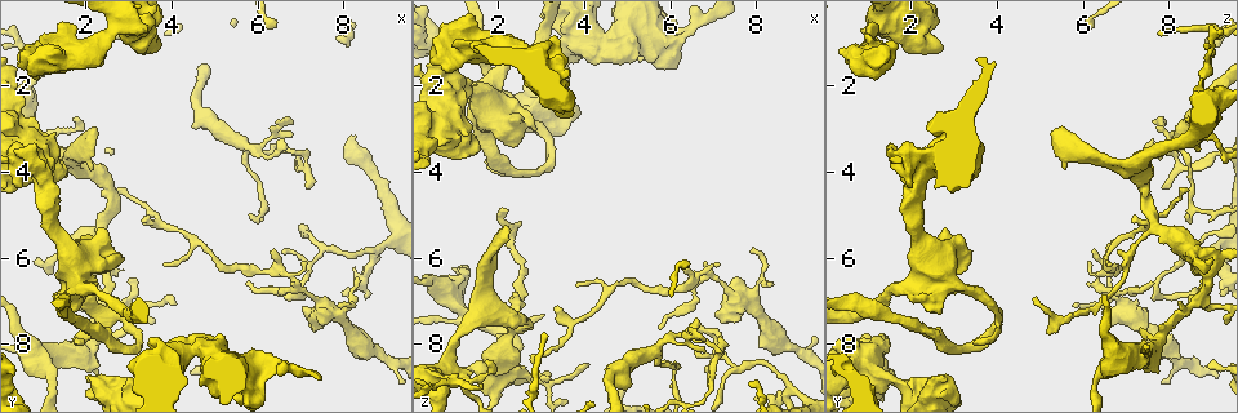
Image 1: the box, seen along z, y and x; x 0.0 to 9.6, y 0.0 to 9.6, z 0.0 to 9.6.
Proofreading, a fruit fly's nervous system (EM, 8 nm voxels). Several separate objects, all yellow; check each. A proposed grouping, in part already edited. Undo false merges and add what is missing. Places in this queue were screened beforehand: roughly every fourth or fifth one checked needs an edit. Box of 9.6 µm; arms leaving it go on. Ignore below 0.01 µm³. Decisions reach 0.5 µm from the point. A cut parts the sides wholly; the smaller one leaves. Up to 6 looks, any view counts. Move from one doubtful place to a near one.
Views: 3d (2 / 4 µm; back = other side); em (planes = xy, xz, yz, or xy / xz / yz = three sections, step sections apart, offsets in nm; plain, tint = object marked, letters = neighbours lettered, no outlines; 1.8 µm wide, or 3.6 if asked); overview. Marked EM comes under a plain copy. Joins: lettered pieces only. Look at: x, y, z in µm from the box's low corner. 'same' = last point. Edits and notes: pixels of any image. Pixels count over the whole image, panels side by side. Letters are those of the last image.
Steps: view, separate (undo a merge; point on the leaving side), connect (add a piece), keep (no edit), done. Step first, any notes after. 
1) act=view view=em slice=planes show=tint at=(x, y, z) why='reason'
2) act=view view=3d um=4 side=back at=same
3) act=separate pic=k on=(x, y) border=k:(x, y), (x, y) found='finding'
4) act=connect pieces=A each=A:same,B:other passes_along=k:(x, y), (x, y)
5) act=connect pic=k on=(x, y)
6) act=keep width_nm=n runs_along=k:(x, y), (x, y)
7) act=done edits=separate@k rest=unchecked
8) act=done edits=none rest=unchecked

act=view view=em slice=planes show=tint at=(8.30, 7.75, 7.60) why='a fork'

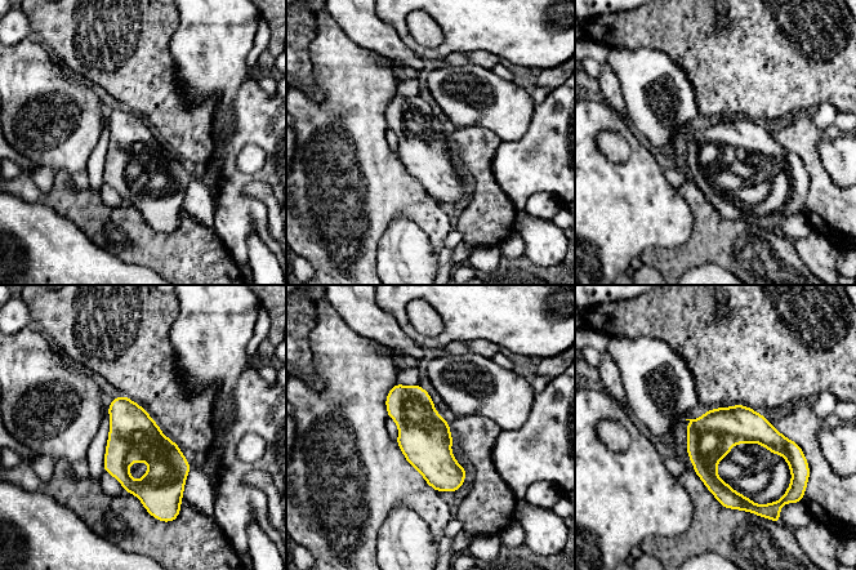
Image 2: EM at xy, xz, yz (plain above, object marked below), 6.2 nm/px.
act=view view=em slice=planes show=letters at=same why='see the neighbours'

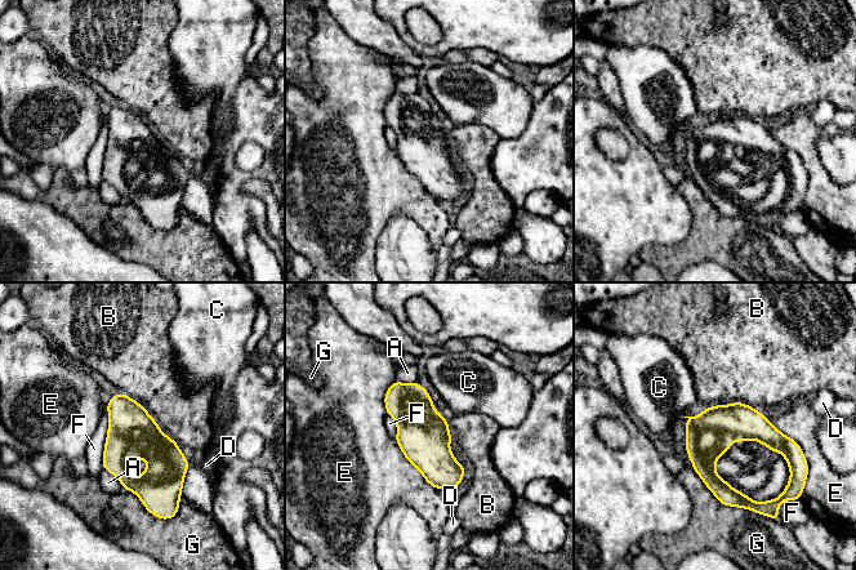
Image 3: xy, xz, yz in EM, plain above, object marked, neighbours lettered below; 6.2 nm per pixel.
act=keep width_nm=280 each=A:other,B:other,C:other,D:other,E:other,F:other,G:other found='one cell here'

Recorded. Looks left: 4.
act=view view=em slice=planes show=letters at=(6.95, 6.70, 6.35)

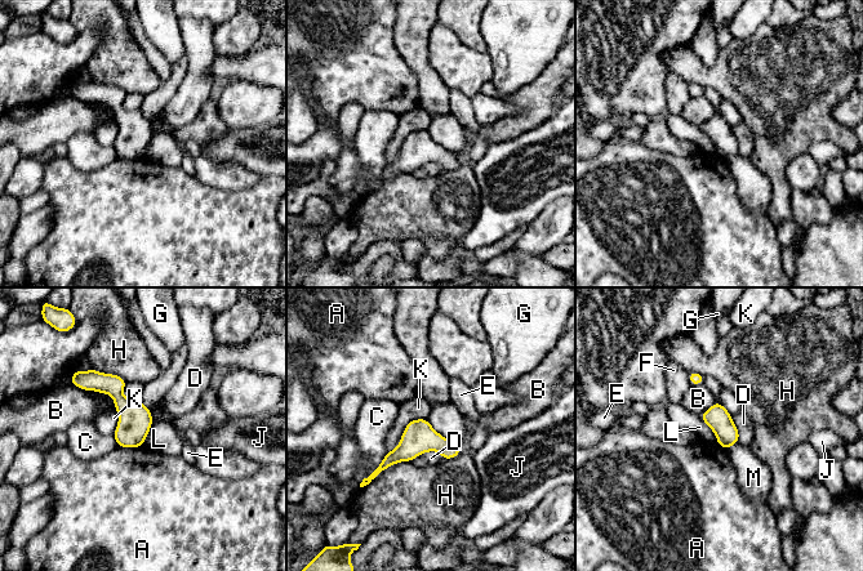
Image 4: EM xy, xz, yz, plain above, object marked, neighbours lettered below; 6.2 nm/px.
act=keep width_nm=160 each=A:other,B:other,C:other,D:other,E:other,F:other,G:other,H:other,J:other,K:other,L:other,M:other border=4:(426, 419), (437, 432), (458, 445) found='one cell here'

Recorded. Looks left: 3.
act=view view=3d um=2 at=(3.85, 6.15, 6.65) why='tapers out'

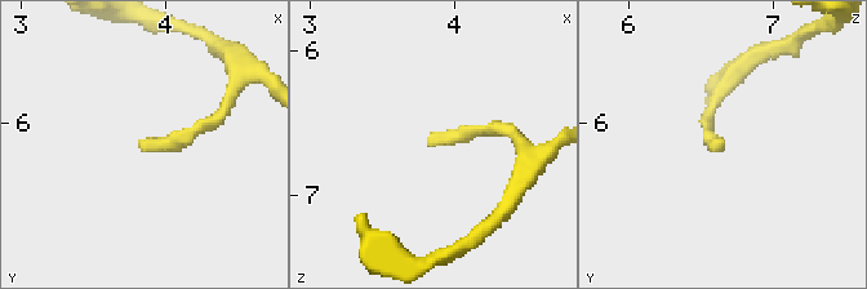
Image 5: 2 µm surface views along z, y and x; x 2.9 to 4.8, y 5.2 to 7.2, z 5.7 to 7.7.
act=view view=em slice=yz step=8 show=letters at=(3.82, 6.16, 6.64) why='now the EM'

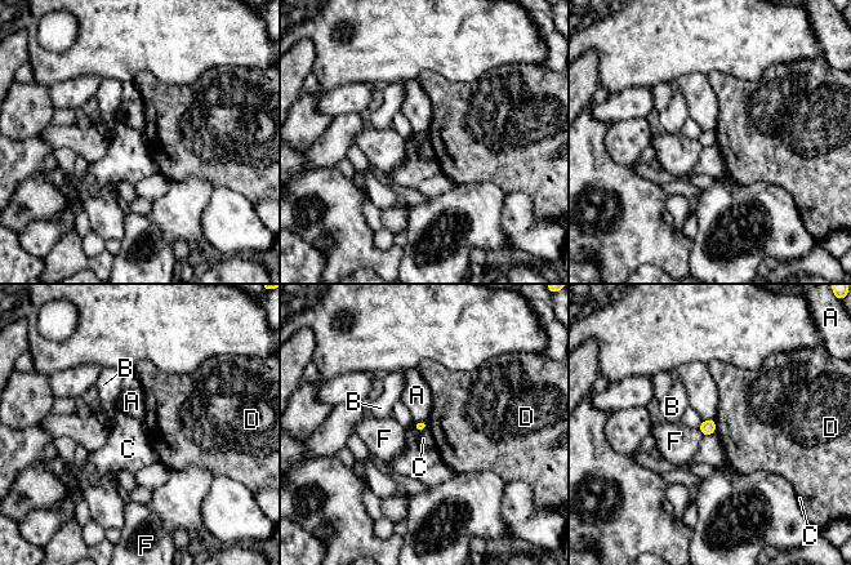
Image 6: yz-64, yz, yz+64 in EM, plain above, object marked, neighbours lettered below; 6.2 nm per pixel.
act=view view=em slice=planes show=letters at=same why='cut it another way'

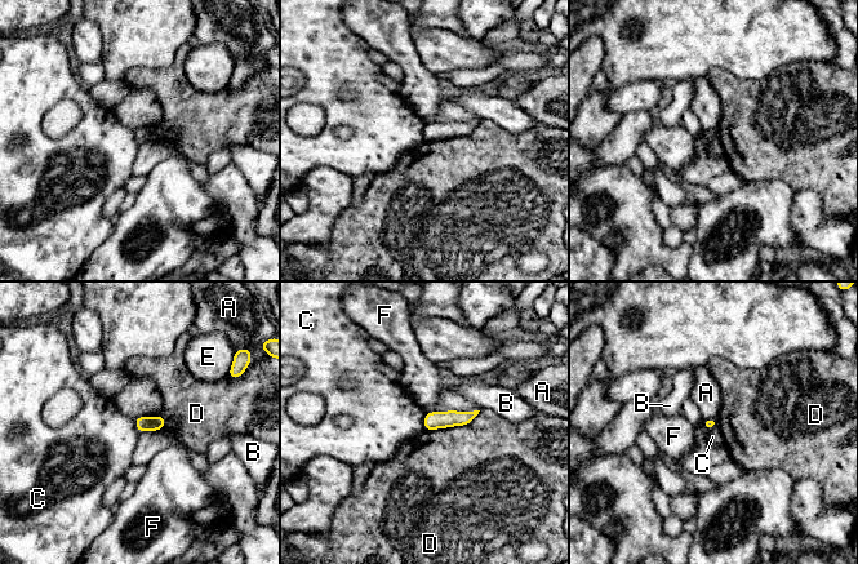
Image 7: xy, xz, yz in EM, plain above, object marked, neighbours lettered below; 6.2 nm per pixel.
act=keep each=A:other,B:other,C:other,D:other,E:other,F:other border=7:(702, 420), (706, 429), (716, 425) found='none of them fits'

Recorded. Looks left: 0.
act=done edits=none rest=unchecked

